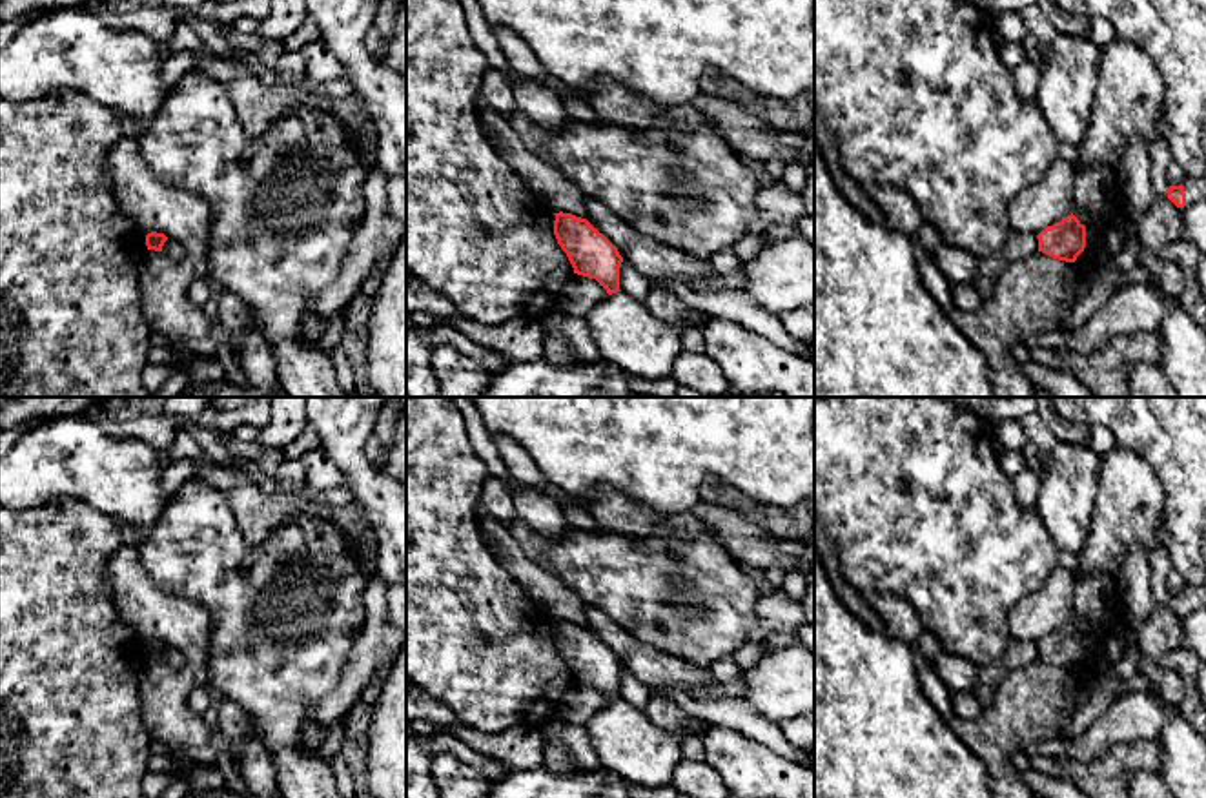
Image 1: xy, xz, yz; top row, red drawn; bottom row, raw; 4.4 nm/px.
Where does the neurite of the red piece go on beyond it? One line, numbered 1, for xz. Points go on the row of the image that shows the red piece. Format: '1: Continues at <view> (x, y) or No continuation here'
1: No continuation here

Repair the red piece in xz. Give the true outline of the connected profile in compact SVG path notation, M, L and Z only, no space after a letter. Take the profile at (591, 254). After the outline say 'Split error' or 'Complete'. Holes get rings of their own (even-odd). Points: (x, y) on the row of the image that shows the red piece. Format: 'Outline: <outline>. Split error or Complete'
Outline: M563 211L554 215L554 235L574 273L596 279L608 295L621 292L619 266L623 257L618 248L587 219Z. Complete

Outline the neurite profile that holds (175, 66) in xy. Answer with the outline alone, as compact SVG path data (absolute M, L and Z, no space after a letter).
M169 53L162 60L160 77L168 86L175 86L189 69L195 67L197 53Z

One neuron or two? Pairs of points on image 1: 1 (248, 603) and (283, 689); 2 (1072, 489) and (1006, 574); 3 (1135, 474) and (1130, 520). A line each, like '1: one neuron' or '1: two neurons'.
1: one neuron
2: two neurons
3: one neuron

